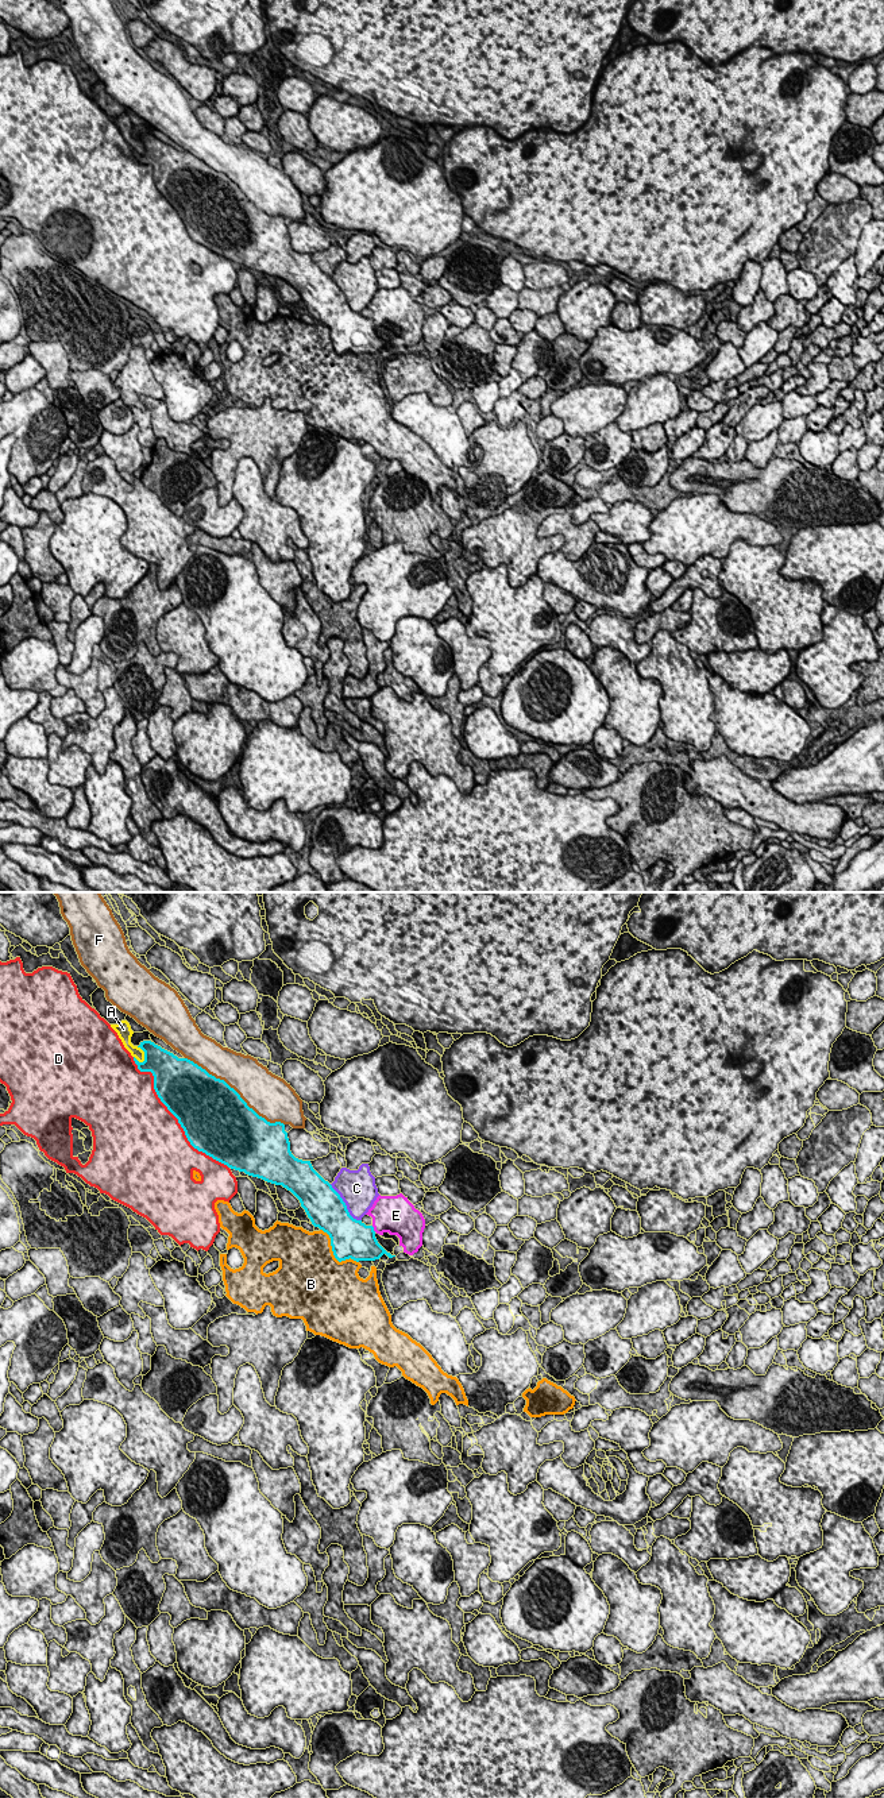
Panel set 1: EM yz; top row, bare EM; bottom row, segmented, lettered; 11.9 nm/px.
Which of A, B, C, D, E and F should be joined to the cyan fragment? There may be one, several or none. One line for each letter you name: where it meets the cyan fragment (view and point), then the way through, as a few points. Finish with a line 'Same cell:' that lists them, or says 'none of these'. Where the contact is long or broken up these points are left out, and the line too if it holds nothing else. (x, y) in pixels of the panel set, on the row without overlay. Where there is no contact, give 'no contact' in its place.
Same cell: none of these

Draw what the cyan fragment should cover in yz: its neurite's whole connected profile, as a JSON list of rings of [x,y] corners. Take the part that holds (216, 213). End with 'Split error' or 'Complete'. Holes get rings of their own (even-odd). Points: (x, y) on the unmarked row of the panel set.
[[[143,134],[138,140],[144,144],[143,155],[139,155],[134,150],[138,162],[140,165],[153,166],[154,182],[158,190],[178,212],[178,216],[184,221],[188,234],[194,242],[205,246],[206,248],[227,258],[231,262],[244,265],[248,269],[262,271],[275,278],[282,278],[290,283],[300,293],[301,300],[305,302],[312,317],[329,328],[333,348],[339,355],[350,351],[356,355],[375,354],[379,352],[383,347],[386,347],[389,351],[395,350],[387,346],[378,336],[372,319],[366,319],[362,313],[356,313],[350,308],[347,298],[340,288],[313,262],[310,254],[298,252],[292,247],[290,235],[283,216],[270,216],[265,211],[259,209],[224,173],[209,167],[205,162],[193,154],[188,151],[178,151],[173,146],[162,142],[151,134]]]. Complete

